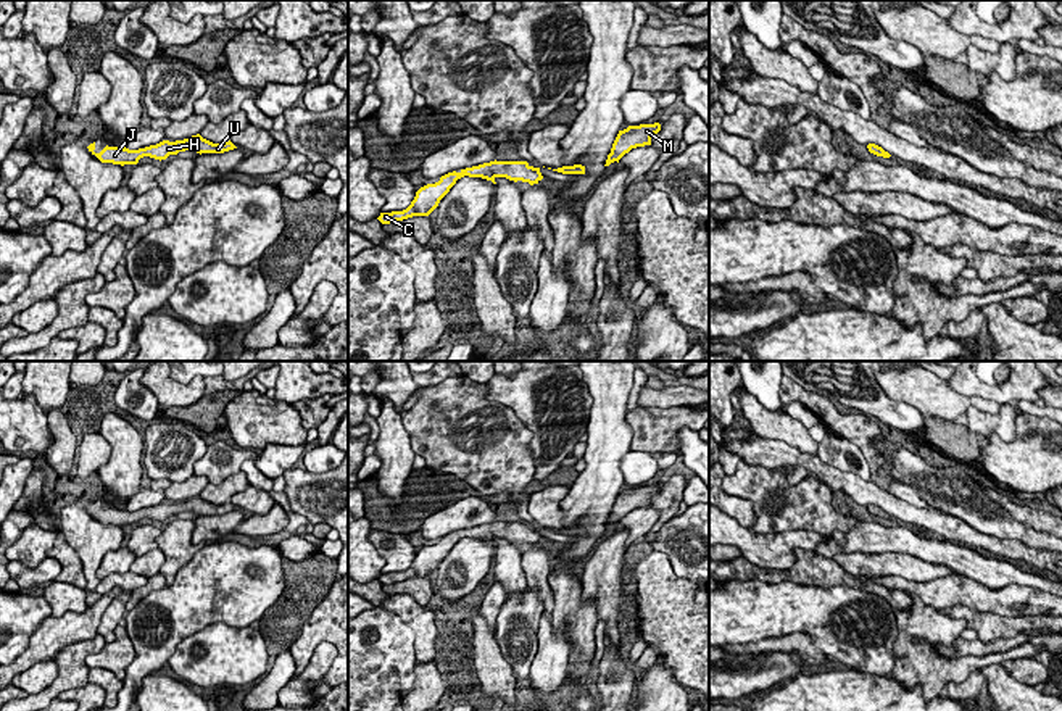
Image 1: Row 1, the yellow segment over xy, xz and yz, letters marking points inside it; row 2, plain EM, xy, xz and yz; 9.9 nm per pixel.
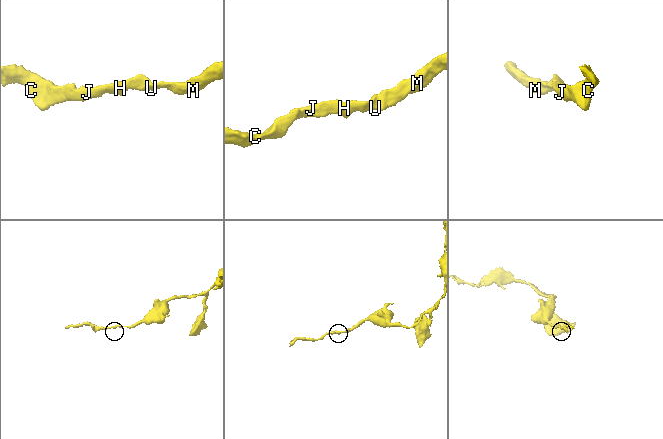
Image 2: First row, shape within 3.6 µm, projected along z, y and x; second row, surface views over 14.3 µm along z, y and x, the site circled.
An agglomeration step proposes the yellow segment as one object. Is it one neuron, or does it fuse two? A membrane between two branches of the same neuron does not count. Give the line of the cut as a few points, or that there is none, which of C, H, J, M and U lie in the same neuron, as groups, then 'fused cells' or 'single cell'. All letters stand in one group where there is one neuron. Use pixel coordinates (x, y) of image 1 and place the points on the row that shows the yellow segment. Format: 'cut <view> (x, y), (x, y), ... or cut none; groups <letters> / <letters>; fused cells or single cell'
cut none; groups C H J M U; single cell

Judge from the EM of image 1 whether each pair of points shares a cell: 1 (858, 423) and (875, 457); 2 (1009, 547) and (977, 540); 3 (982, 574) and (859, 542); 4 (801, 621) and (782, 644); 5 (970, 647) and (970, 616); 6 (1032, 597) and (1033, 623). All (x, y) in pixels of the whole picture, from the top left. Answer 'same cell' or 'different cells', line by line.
1: same cell
2: same cell
3: same cell
4: different cells
5: different cells
6: different cells

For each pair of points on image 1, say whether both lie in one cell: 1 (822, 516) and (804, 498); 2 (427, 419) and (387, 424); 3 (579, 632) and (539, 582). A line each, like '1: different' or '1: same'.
1: same
2: different
3: different

